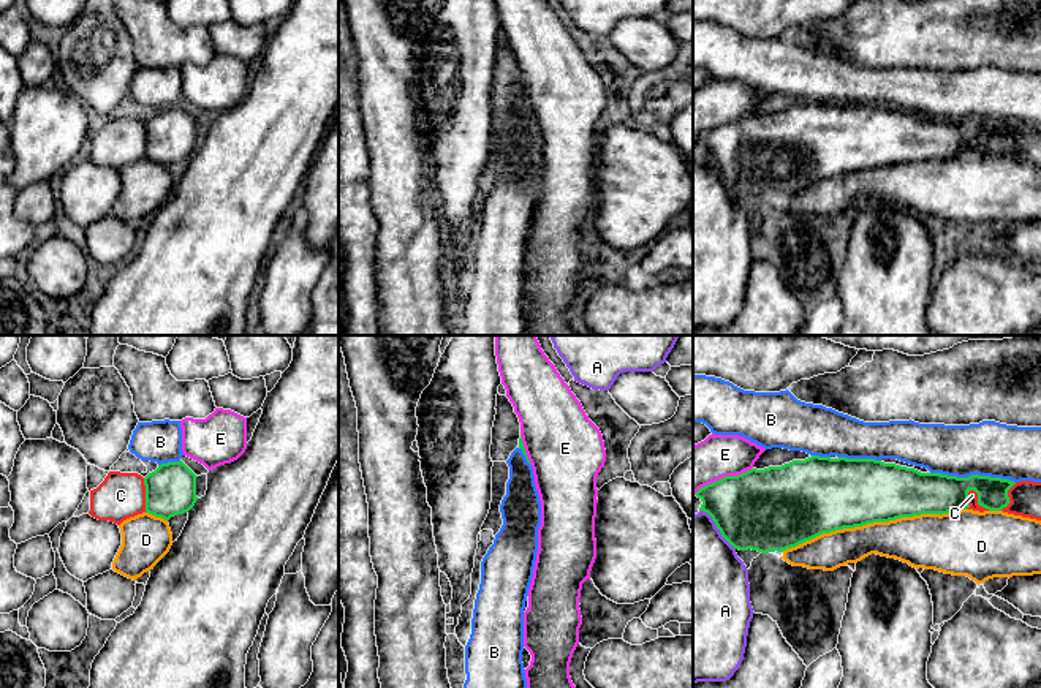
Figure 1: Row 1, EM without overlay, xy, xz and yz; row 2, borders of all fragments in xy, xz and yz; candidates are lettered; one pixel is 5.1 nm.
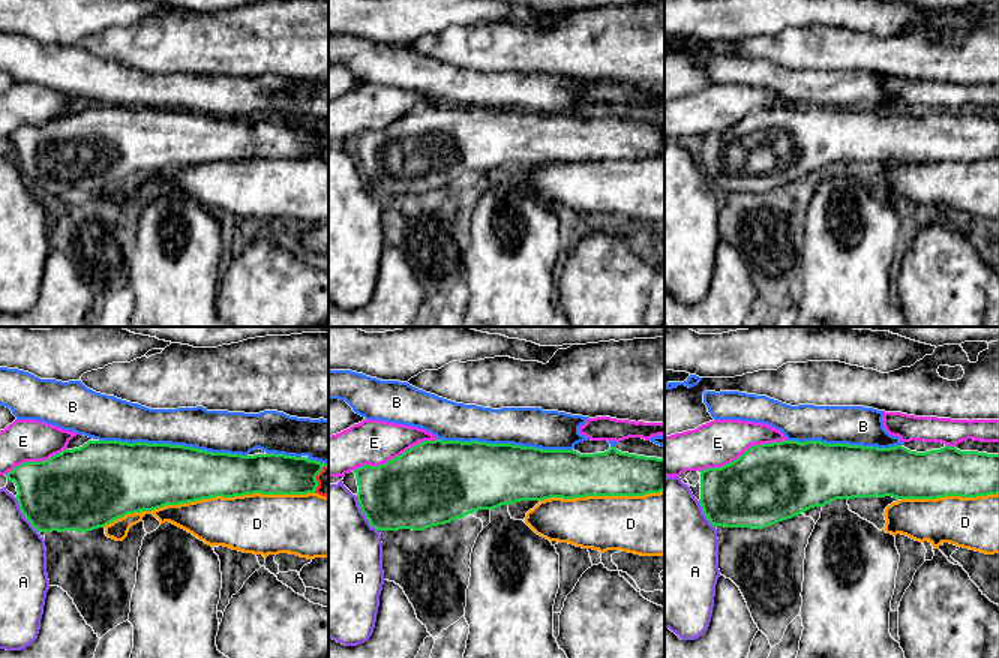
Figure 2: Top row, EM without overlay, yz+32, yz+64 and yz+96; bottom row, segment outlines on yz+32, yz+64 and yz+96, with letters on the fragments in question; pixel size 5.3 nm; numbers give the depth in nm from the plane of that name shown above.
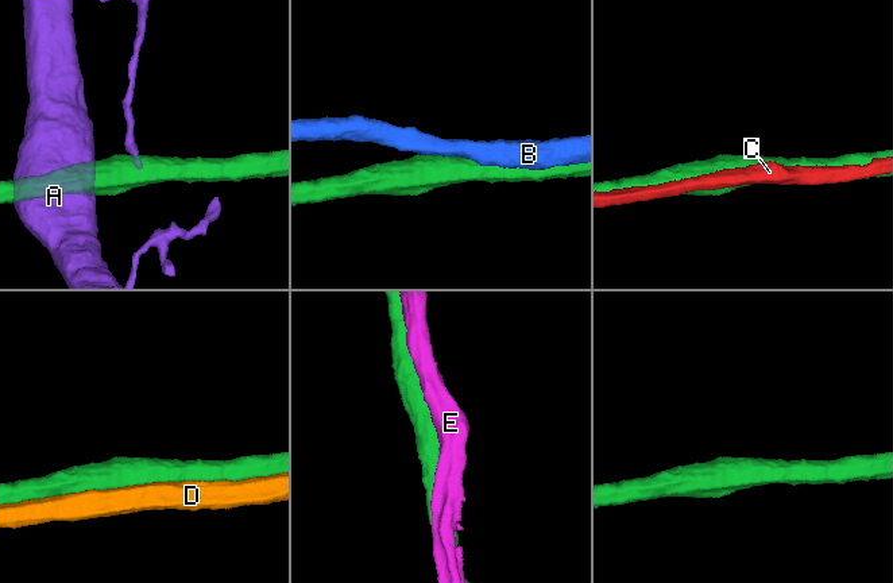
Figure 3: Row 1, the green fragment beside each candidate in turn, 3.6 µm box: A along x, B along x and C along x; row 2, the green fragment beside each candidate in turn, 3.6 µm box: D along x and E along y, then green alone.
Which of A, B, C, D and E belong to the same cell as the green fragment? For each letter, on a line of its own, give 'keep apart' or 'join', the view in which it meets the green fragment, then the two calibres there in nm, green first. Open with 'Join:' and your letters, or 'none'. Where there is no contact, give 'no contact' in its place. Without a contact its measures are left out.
Join: none
A: keep apart; meets green in yz; 420 nm thick on the green side, 460 nm on the other
B: keep apart; meets green in yz; 200 nm thick on the green side, 280 nm on the other
C: keep apart; meets green in yz; 200 nm thick on the green side, 50 nm on the other
D: keep apart; meets green in yz; 360 nm thick on the green side, 240 nm on the other
E: keep apart; meets green in yz; 420 nm thick on the green side, 220 nm on the other

